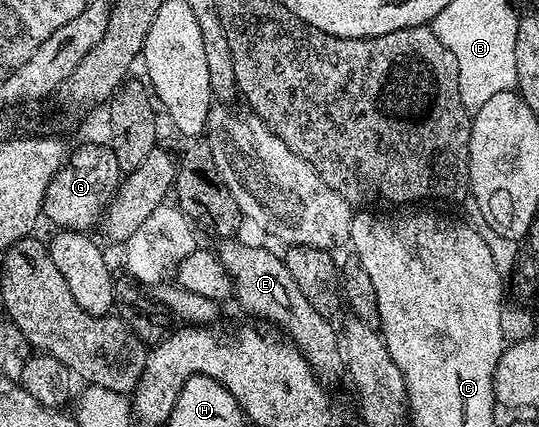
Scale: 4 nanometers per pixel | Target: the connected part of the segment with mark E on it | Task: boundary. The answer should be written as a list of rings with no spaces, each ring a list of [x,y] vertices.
[[[222,241],[216,247],[219,261],[234,282],[233,298],[238,298],[238,303],[244,310],[263,319],[258,321],[277,329],[289,339],[323,384],[331,385],[338,378],[343,378],[344,348],[340,342],[339,328],[337,331],[327,316],[316,313],[316,309],[308,305],[308,297],[300,293],[300,285],[296,285],[296,281],[292,281],[292,273],[288,273],[285,258],[281,254],[273,255],[262,247],[249,247],[246,243],[234,242],[238,241]]]

